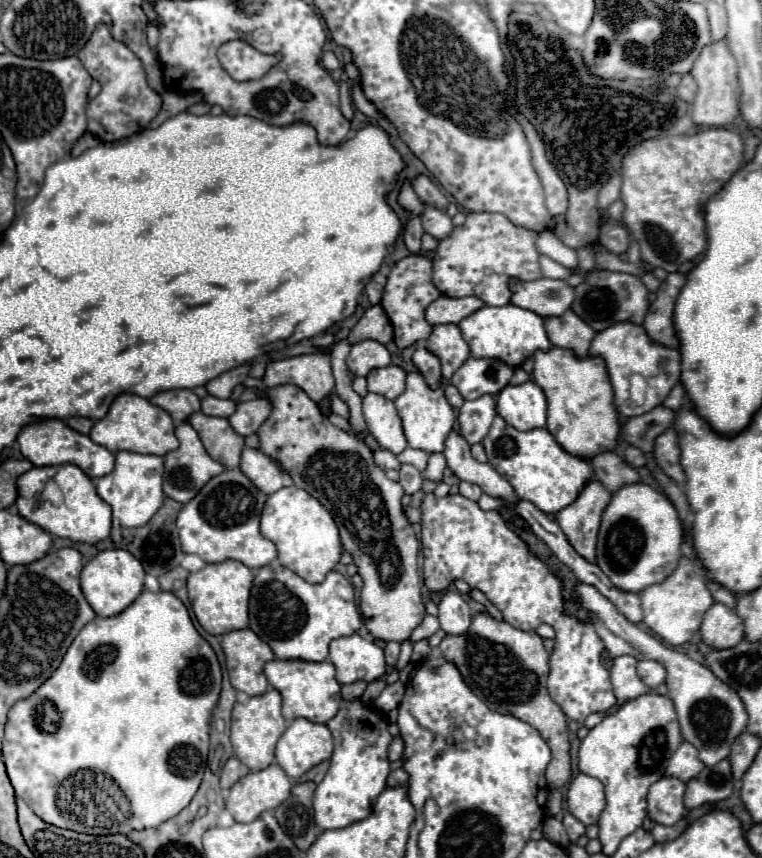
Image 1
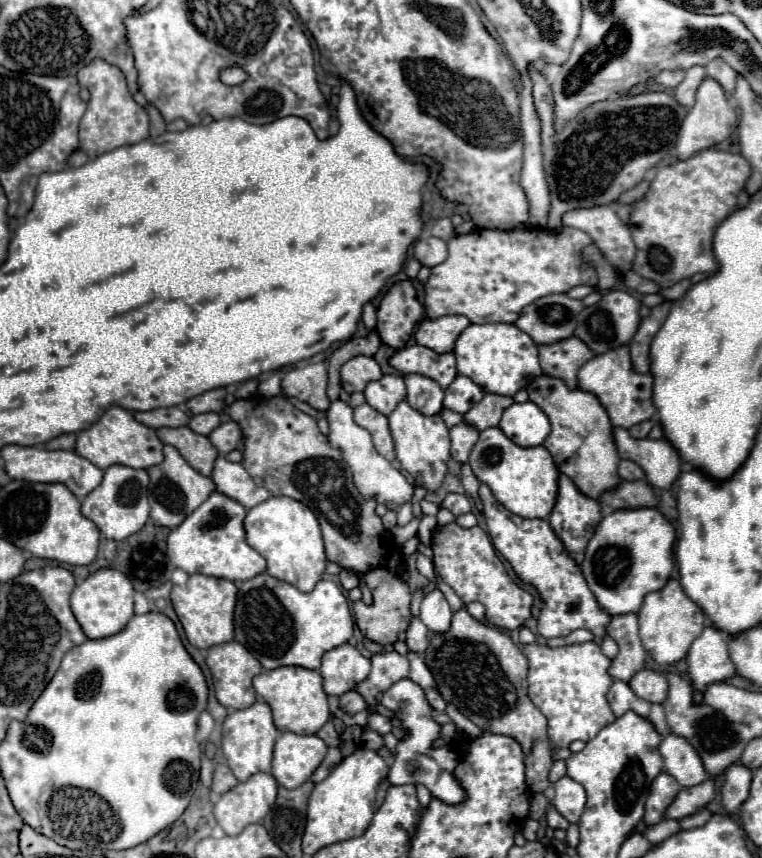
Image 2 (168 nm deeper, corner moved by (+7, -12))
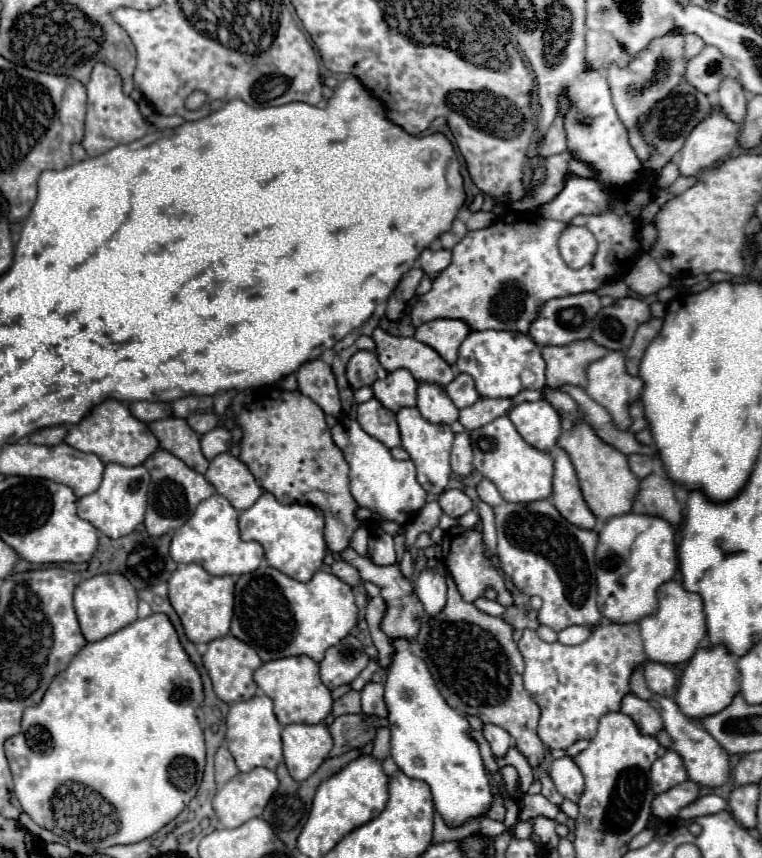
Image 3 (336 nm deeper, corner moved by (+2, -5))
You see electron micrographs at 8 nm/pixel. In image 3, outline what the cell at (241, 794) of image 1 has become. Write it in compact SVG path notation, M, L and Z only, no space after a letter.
M256 767L248 773L238 773L236 777L232 777L224 787L220 787L214 795L214 811L216 811L216 817L218 821L228 827L228 829L234 829L234 827L240 827L242 823L246 823L248 819L254 819L254 817L260 817L262 811L264 811L264 805L268 803L268 799L272 797L272 793L276 791L278 787L278 777L272 769L266 769L266 767Z

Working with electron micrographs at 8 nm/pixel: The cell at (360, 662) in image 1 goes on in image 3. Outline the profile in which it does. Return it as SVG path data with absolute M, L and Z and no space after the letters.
M348 635L326 651L320 663L320 679L328 689L348 685L360 675L368 661L364 645L354 635Z

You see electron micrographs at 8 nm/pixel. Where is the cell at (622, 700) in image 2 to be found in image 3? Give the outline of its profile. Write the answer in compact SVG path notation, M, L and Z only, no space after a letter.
M634 695L624 697L624 701L622 701L622 713L634 719L634 723L636 723L636 727L638 727L638 731L642 735L654 737L658 731L664 729L660 713L656 713L656 709L652 709L650 703L640 701Z

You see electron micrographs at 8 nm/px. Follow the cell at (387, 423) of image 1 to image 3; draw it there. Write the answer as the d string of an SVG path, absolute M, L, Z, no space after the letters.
M378 399L360 403L356 409L356 421L370 437L378 439L388 449L400 445L400 431L398 431L396 415L392 411L384 409Z

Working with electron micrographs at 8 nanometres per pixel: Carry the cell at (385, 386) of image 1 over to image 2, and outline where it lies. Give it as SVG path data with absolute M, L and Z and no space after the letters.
M385 374L381 380L367 384L365 398L371 408L389 416L395 406L405 398L405 382L397 374Z

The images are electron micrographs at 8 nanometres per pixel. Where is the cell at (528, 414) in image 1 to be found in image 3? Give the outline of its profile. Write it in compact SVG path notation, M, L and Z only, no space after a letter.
M544 399L514 407L510 411L510 421L528 445L546 453L556 447L562 433L560 413Z

